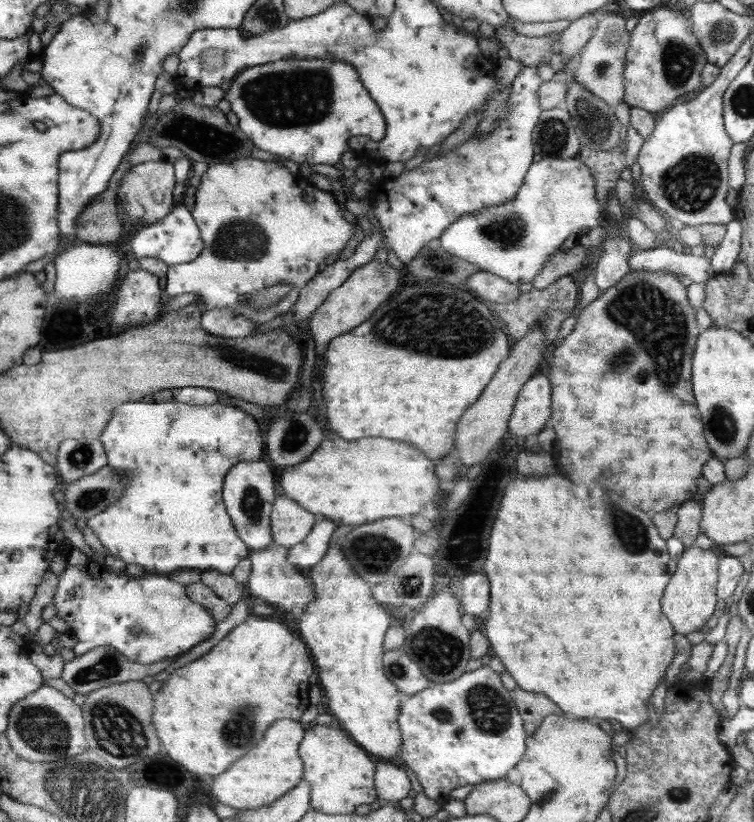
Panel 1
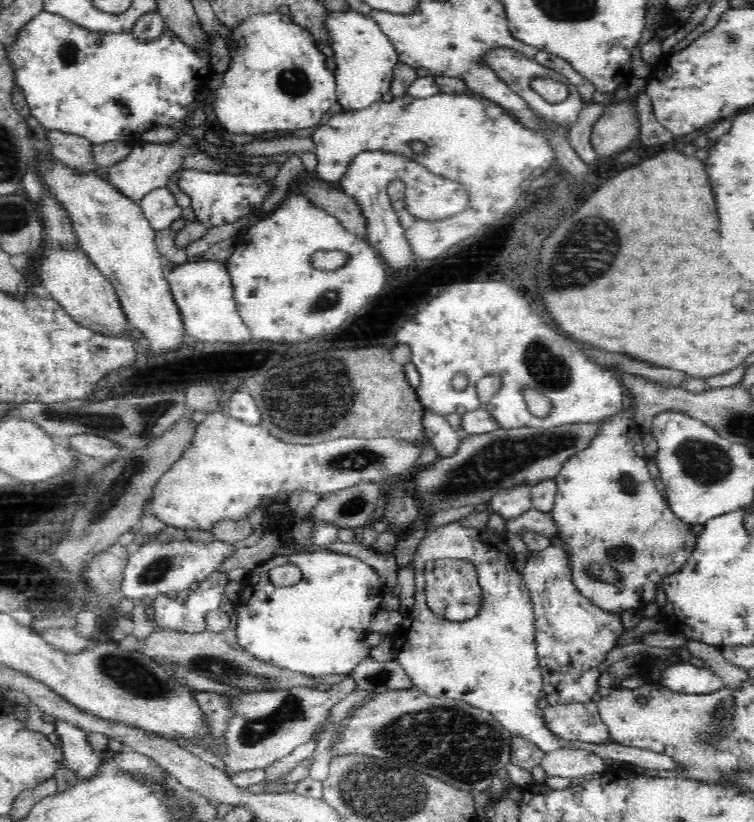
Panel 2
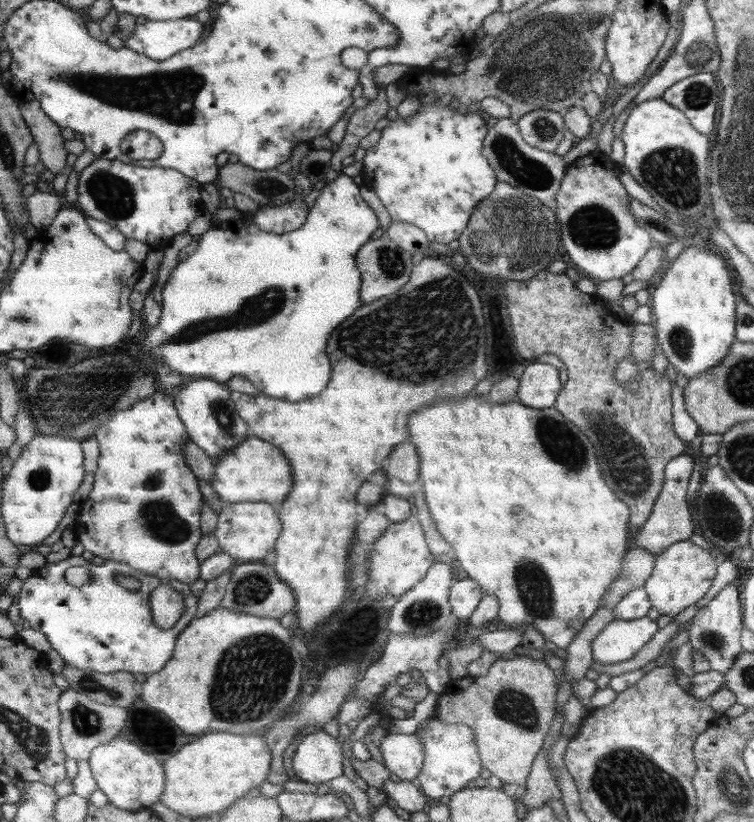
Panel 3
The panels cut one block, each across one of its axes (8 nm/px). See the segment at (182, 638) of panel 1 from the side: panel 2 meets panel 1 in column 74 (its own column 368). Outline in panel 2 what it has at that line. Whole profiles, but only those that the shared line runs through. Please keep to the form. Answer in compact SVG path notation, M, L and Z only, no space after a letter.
M329 550L298 553L294 561L302 571L302 580L288 588L290 594L292 590L298 590L298 596L286 596L286 592L282 592L286 589L276 586L269 577L270 570L282 566L286 560L291 559L276 555L257 565L254 570L249 569L242 580L240 596L235 604L238 612L235 629L238 644L258 660L292 672L310 677L349 675L370 654L371 647L363 642L366 642L368 634L371 633L370 622L381 608L380 602L385 594L380 576L372 566L348 554Z

